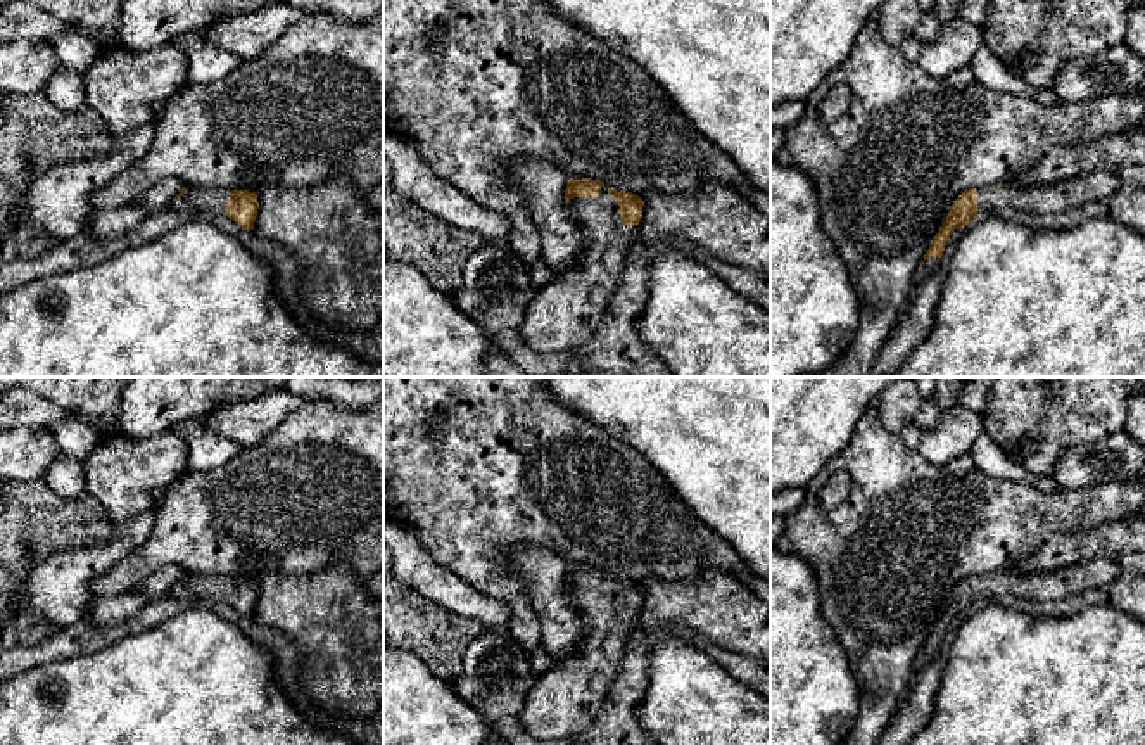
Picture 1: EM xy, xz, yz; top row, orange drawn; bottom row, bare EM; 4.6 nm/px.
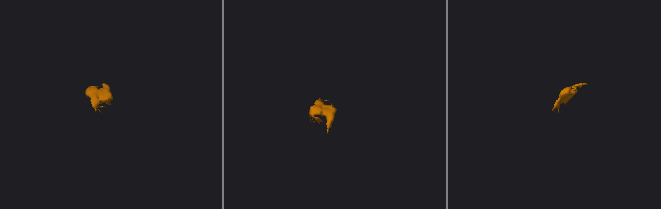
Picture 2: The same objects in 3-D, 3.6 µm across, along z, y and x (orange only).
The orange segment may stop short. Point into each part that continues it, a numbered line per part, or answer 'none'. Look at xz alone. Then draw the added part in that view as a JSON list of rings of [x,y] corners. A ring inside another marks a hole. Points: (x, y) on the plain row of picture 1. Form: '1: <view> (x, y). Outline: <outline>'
1: xz (565, 700). Outline: [[[610,574],[598,584],[573,584],[568,605],[585,621],[580,648],[537,676],[518,721],[541,742],[565,740],[592,728],[610,683],[623,660],[625,643],[639,626],[639,612],[625,612]]]

